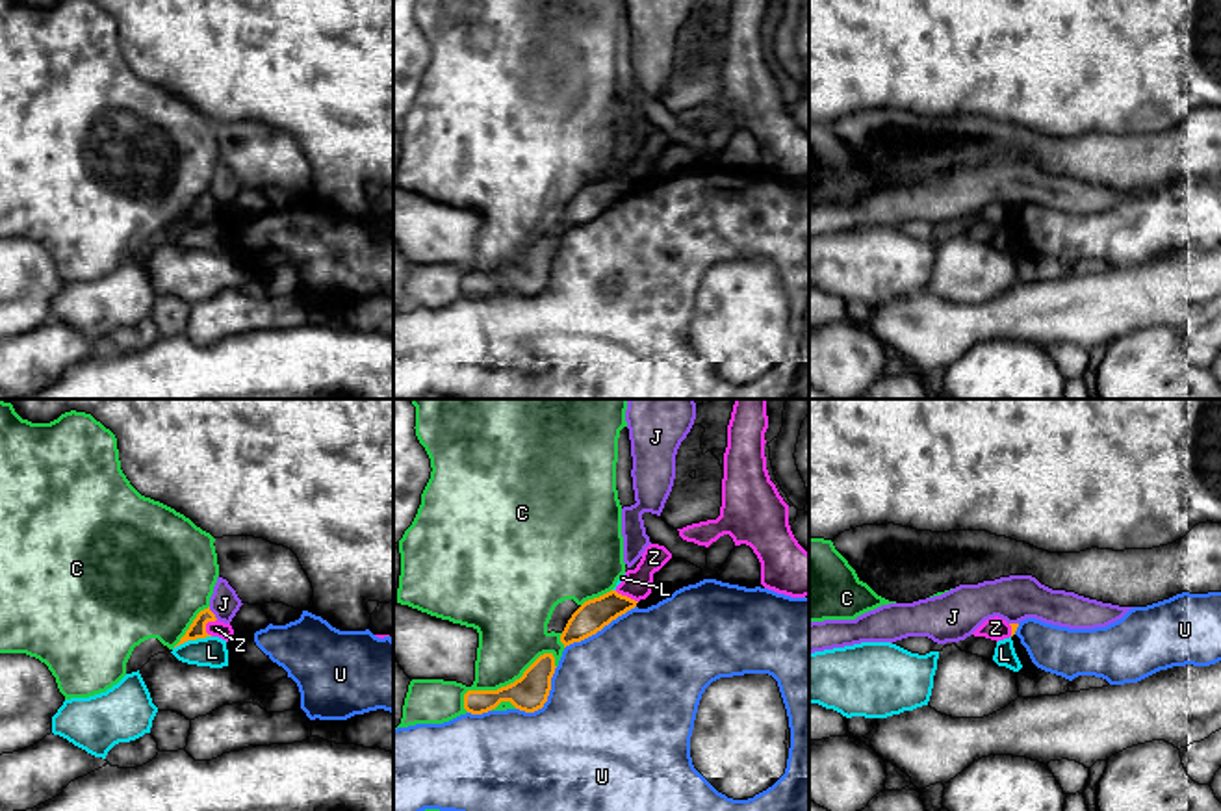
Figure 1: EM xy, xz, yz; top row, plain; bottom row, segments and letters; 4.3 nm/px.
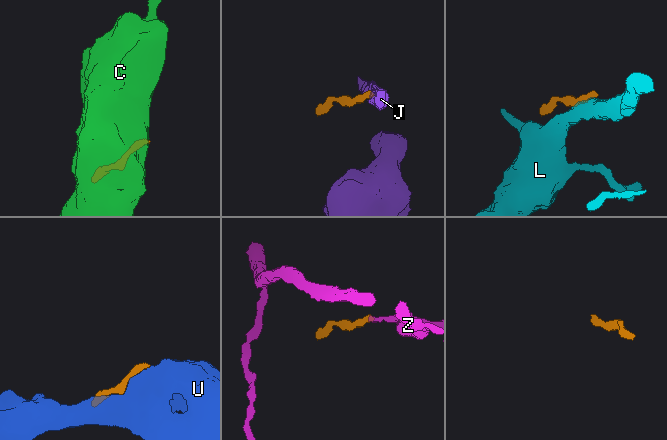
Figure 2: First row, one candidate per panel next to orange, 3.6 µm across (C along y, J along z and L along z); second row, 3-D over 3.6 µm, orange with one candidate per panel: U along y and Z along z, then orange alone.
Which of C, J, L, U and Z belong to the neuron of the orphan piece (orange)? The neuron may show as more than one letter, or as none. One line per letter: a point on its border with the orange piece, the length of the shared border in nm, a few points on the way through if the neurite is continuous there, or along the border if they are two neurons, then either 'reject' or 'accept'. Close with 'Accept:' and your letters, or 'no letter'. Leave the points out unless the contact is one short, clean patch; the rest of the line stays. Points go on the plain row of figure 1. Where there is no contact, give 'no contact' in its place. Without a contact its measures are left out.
C: xz (501, 271) | 460 nm | reject
J: xy (212, 197) | 70 nm | along xy (208, 192), (218, 203) | reject
L: xy (192, 223) | 170 nm | along xy (210, 219), (188, 223), (175, 232) | reject
U: xz (600, 214) | 360 nm | reject
Z: xy (205, 210) | 90 nm | across xy (197, 214), (205, 210), (221, 214) | accept
Accept: Z

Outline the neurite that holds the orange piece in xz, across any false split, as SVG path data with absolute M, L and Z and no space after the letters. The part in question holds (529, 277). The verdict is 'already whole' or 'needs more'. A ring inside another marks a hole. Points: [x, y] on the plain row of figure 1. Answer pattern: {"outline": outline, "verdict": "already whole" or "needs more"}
{"outline": "M544 238L520 264L507 271L497 275L468 275L464 278L464 293L471 299L482 299L495 293L501 286L510 286L520 295L534 297L547 286L555 252L553 238Z", "verdict": "already whole"}

